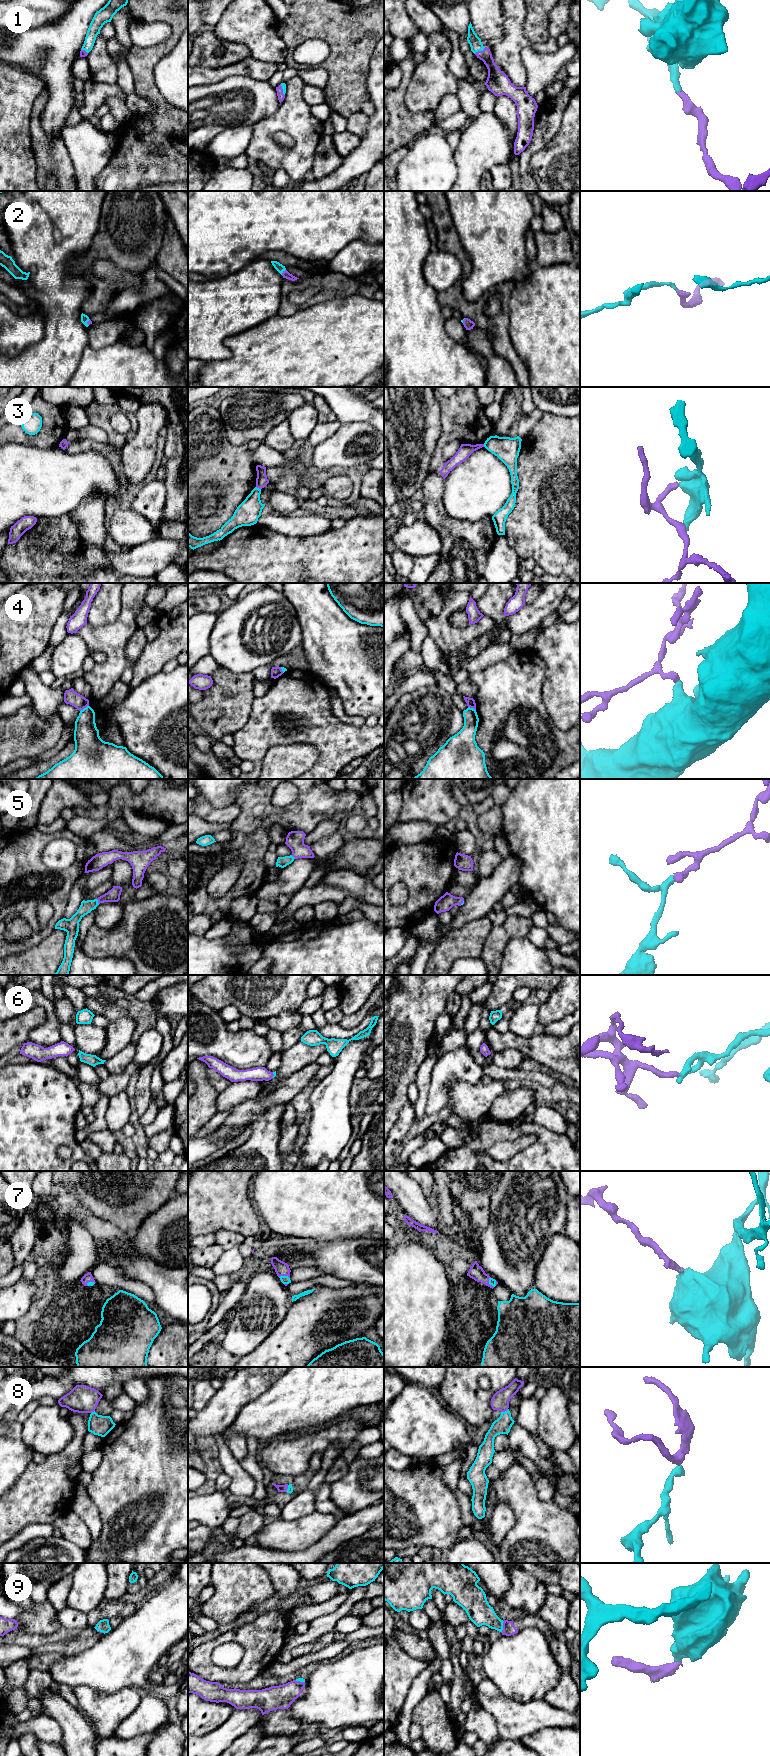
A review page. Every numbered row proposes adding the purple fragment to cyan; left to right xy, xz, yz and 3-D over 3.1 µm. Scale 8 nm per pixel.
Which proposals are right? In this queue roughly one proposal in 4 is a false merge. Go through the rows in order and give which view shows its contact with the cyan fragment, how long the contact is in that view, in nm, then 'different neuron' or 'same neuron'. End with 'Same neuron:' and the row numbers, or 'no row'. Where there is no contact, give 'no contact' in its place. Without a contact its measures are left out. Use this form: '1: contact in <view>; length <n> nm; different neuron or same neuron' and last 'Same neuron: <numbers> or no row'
1: contact in yz; length 110 nm; same neuron
2: contact in xz; length 60 nm; same neuron
3: contact in xz; length 50 nm; different neuron
4: contact in xy; length 90 nm; different neuron
5: contact in xy; length 50 nm; same neuron
6: contact in xz; length 50 nm; same neuron
7: contact in xz; length 90 nm; same neuron
8: contact in yz; length 70 nm; same neuron
9: contact in yz; length 100 nm; same neuron
Same neuron: 1, 2, 5, 6, 7, 8, 9

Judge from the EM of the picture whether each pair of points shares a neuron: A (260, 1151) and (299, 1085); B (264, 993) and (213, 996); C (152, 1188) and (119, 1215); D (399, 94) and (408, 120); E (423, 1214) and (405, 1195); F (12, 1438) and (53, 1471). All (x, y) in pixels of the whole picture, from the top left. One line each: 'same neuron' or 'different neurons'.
A: different neurons
B: same neuron
C: same neuron
D: same neuron
E: same neuron
F: different neurons

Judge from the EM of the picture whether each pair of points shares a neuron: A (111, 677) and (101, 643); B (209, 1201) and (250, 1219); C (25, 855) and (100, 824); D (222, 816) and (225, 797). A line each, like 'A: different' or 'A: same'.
A: same
B: same
C: different
D: different

